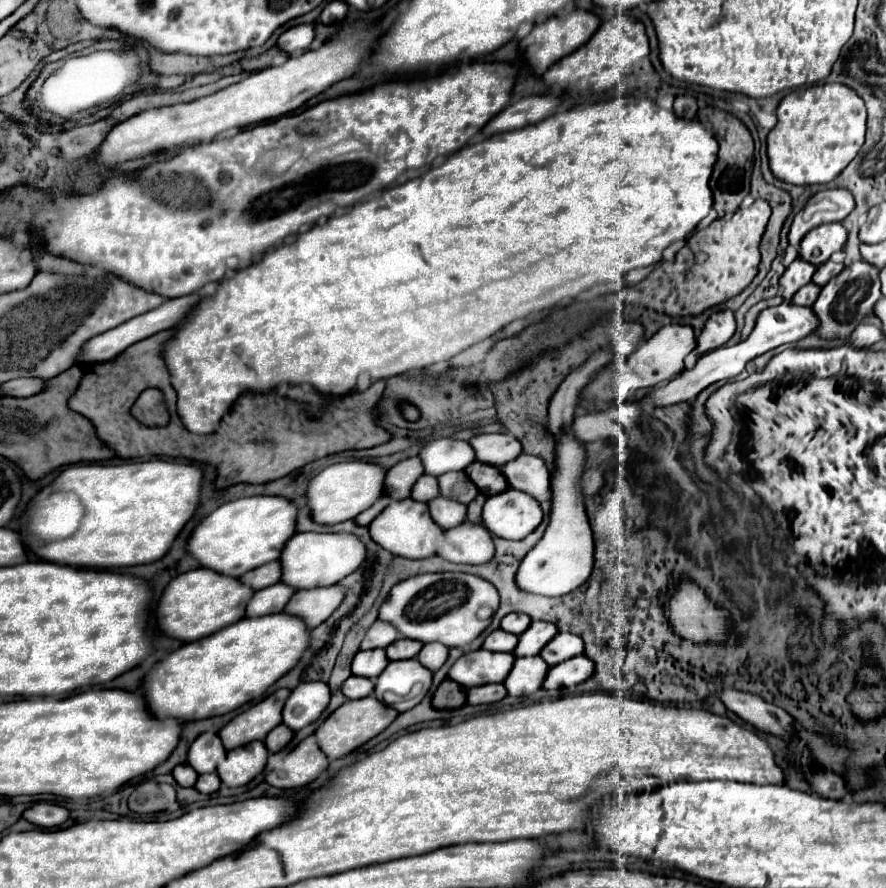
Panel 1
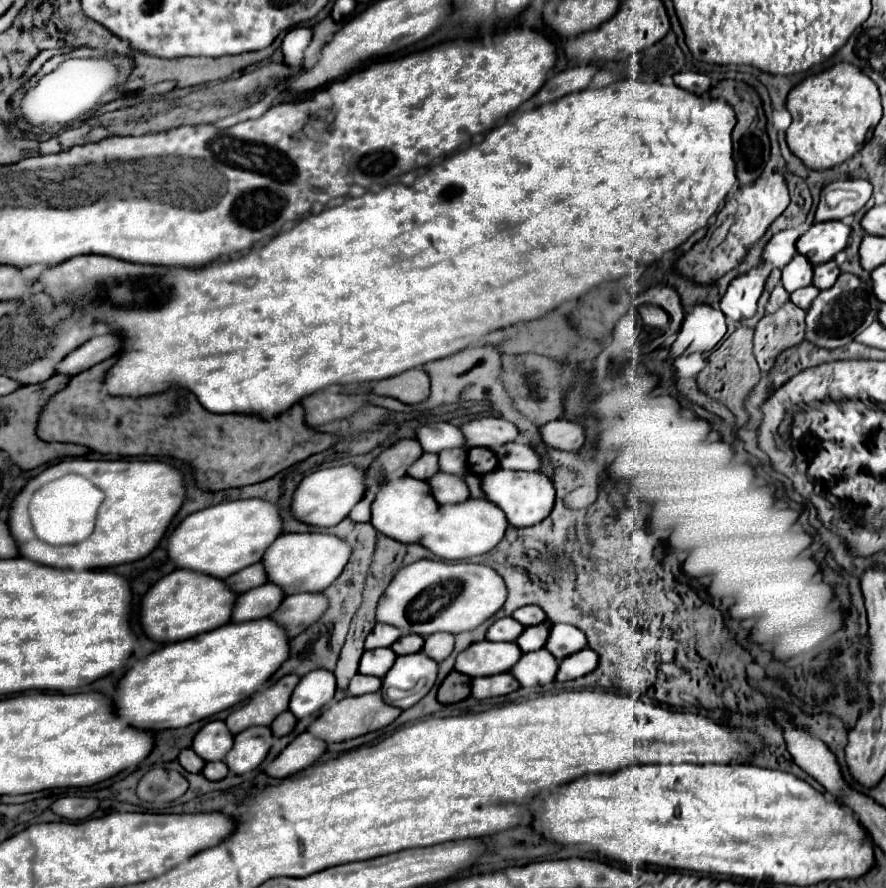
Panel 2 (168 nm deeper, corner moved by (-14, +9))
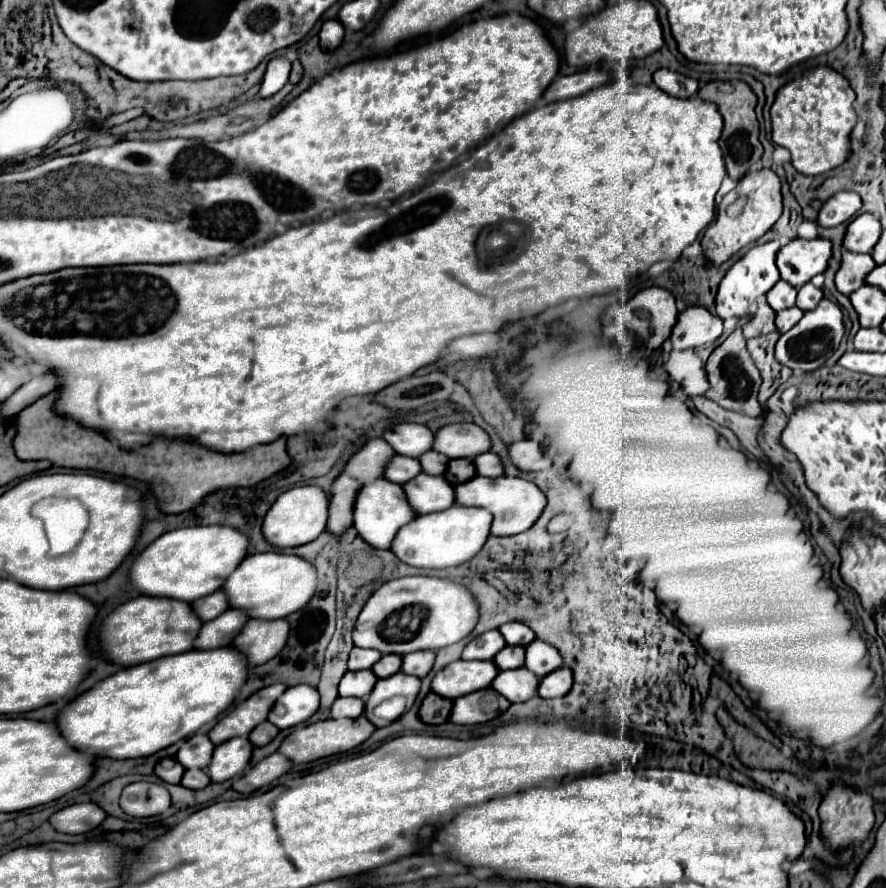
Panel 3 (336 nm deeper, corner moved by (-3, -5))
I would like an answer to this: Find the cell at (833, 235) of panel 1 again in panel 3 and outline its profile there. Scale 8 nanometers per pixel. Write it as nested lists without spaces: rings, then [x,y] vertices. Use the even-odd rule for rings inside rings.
[[[796,238],[788,246],[780,248],[780,252],[776,256],[776,266],[780,270],[782,280],[792,284],[794,288],[800,288],[812,276],[822,274],[828,268],[830,256],[832,256],[830,240]]]

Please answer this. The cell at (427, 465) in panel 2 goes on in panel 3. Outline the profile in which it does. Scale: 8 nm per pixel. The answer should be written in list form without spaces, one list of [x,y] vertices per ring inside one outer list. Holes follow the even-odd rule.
[[[394,456],[392,462],[386,468],[384,478],[388,478],[394,484],[406,484],[412,478],[416,478],[422,472],[422,466],[414,458],[404,458],[404,456]]]

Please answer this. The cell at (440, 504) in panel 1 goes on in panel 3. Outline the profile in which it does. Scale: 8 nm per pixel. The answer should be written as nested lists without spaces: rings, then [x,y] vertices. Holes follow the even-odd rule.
[[[420,472],[408,486],[404,486],[408,502],[418,514],[432,514],[432,512],[442,512],[448,510],[456,498],[454,498],[454,488],[448,486],[446,478],[432,478],[424,472]]]

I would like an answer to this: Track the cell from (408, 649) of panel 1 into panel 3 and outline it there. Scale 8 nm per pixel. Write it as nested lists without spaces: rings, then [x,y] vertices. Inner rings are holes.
[[[388,654],[388,656],[382,656],[374,666],[372,666],[372,672],[378,676],[378,678],[388,678],[396,672],[400,672],[400,666],[402,666],[402,658],[398,654]]]

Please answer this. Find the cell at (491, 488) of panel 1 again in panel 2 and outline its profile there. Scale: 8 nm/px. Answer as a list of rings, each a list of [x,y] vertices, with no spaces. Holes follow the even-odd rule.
[[[469,448],[467,452],[467,470],[475,472],[475,476],[483,476],[485,472],[495,470],[497,458],[489,448]]]

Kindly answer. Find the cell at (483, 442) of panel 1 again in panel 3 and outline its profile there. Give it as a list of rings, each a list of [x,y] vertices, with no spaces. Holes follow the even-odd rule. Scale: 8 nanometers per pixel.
[[[450,424],[434,434],[434,450],[448,458],[476,458],[492,448],[490,436],[476,424]]]

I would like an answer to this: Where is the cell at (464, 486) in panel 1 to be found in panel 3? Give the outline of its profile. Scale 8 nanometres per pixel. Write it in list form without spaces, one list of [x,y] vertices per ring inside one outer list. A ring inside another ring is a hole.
[[[430,450],[428,454],[424,454],[424,458],[418,458],[418,460],[422,464],[422,470],[432,476],[442,476],[448,468],[448,462],[450,462],[450,458],[446,458],[444,454],[438,454],[434,450]]]

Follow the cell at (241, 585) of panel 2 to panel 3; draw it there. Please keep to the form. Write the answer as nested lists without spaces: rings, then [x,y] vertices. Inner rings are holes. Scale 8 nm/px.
[[[216,590],[214,594],[192,602],[192,608],[196,610],[196,614],[202,620],[208,622],[208,620],[214,620],[216,616],[220,616],[222,612],[226,612],[230,608],[230,602],[228,602],[228,596],[224,594],[224,590]]]

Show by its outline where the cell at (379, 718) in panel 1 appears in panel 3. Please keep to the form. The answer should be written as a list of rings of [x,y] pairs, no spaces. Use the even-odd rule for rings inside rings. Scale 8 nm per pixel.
[[[362,714],[358,718],[340,718],[340,720],[322,720],[316,724],[308,724],[308,726],[300,726],[296,728],[278,748],[278,752],[282,752],[286,758],[290,758],[294,764],[302,764],[302,762],[312,762],[324,756],[332,756],[338,752],[346,752],[356,748],[358,744],[362,744],[364,740],[368,740],[372,736],[372,732],[376,730],[376,726]]]

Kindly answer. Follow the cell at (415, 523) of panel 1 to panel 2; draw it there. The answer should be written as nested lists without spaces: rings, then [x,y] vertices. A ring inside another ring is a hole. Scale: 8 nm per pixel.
[[[403,476],[399,480],[389,480],[381,488],[377,500],[371,506],[371,514],[373,514],[371,524],[375,526],[377,532],[381,532],[389,538],[395,538],[397,542],[415,544],[415,542],[419,542],[419,538],[423,534],[423,522],[437,516],[437,510],[439,510],[439,504],[431,494],[429,484],[423,480],[415,480],[411,476]]]

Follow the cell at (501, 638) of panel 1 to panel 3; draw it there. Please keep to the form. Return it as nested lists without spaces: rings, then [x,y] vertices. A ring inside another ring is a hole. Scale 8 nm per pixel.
[[[498,630],[484,632],[476,636],[462,652],[464,660],[492,660],[494,654],[498,654],[506,646],[506,640]]]

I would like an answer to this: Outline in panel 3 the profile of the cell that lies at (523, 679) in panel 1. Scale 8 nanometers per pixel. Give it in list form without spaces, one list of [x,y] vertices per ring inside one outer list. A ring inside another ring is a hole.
[[[516,668],[516,670],[504,670],[496,676],[492,682],[492,688],[510,702],[526,702],[538,692],[540,680],[536,674],[532,674],[528,668]]]

